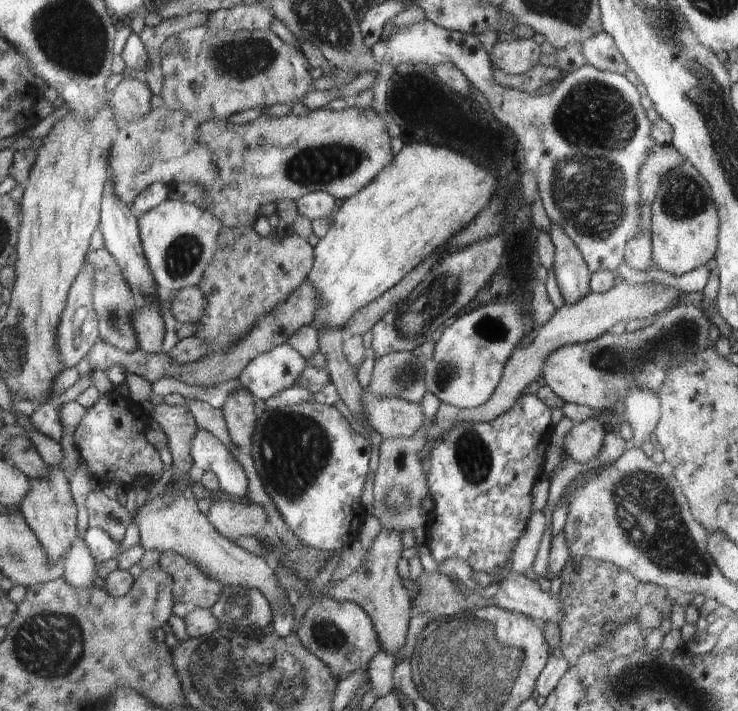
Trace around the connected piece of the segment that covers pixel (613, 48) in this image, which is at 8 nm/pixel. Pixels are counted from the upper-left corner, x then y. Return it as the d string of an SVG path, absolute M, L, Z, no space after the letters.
M602 32L586 39L581 47L587 62L601 71L619 72L624 75L629 70L626 60L608 33Z

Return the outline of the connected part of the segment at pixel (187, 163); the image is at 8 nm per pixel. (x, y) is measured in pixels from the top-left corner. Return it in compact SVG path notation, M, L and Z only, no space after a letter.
M156 106L143 117L137 118L131 124L119 129L119 135L116 136L115 144L111 148L111 169L114 174L113 190L115 195L119 197L124 204L129 207L135 202L139 194L146 188L150 187L152 183L161 182L165 185L174 184L175 186L181 182L200 183L207 188L209 192L209 202L204 207L216 216L224 227L238 228L248 227L254 224L254 218L260 210L260 206L264 202L278 202L280 199L288 199L295 201L296 198L302 198L304 195L314 191L324 191L331 194L335 200L350 199L351 196L358 194L380 171L385 169L387 164L393 161L393 155L390 149L391 138L388 135L388 125L390 121L382 115L379 115L372 109L372 106L367 109L357 109L354 107L345 107L339 111L329 111L325 109L316 109L310 111L307 115L302 117L288 114L280 118L260 116L252 124L232 126L226 124L226 118L218 121L215 116L209 114L208 111L193 110L192 112L180 112L169 109L168 107Z

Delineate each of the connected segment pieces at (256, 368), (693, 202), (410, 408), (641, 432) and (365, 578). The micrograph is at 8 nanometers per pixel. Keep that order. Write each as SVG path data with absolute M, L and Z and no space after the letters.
M286 342L251 360L239 380L256 400L265 400L292 387L307 367L304 356Z
M686 160L663 176L651 206L652 267L684 275L714 258L718 250L718 224L722 222L718 222L710 189L695 165Z
M363 389L362 404L367 423L383 439L409 437L422 426L424 415L419 402L400 397L378 397Z
M632 389L632 392L622 400L624 410L620 409L620 418L624 418L632 431L632 439L640 447L655 433L657 422L660 420L659 395L652 391Z
M382 529L372 547L367 550L362 566L359 566L359 569L351 575L345 576L339 583L332 583L330 580L327 584L327 592L318 596L326 595L339 601L354 601L359 604L360 608L363 608L364 612L371 617L372 624L375 625L380 650L396 657L404 648L406 630L408 630L408 622L410 622L410 608L413 608L410 592L406 592L402 588L398 570L396 570L398 558L401 558L400 552L402 552L401 534L394 530Z

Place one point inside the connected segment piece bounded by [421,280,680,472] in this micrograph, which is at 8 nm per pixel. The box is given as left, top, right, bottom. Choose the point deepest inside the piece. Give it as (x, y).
(582, 322)

